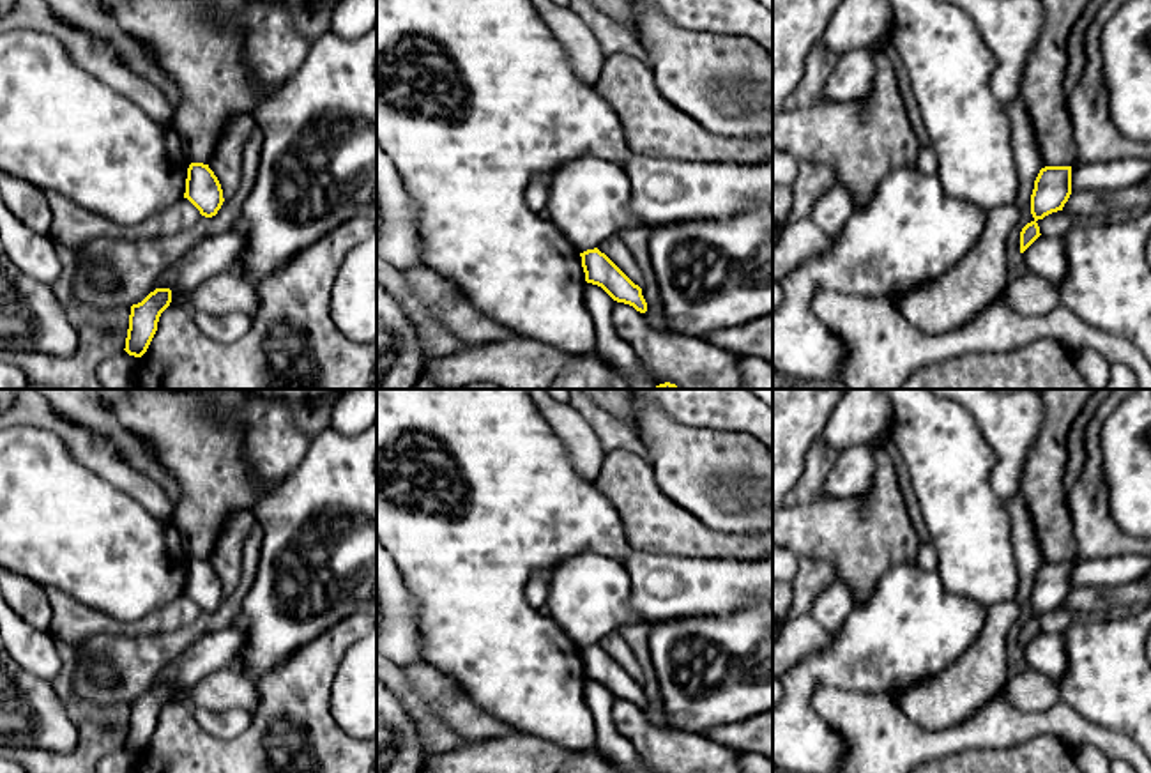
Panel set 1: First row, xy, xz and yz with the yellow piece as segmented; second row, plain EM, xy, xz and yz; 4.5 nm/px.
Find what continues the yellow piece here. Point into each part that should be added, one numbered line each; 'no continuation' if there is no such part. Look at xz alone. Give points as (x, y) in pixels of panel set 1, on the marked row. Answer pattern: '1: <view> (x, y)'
no continuation

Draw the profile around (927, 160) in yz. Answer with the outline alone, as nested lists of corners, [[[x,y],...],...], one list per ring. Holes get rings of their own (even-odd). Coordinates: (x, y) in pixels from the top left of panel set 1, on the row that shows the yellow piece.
[[[921,145],[916,168],[925,175],[937,175],[937,154],[932,145]]]

